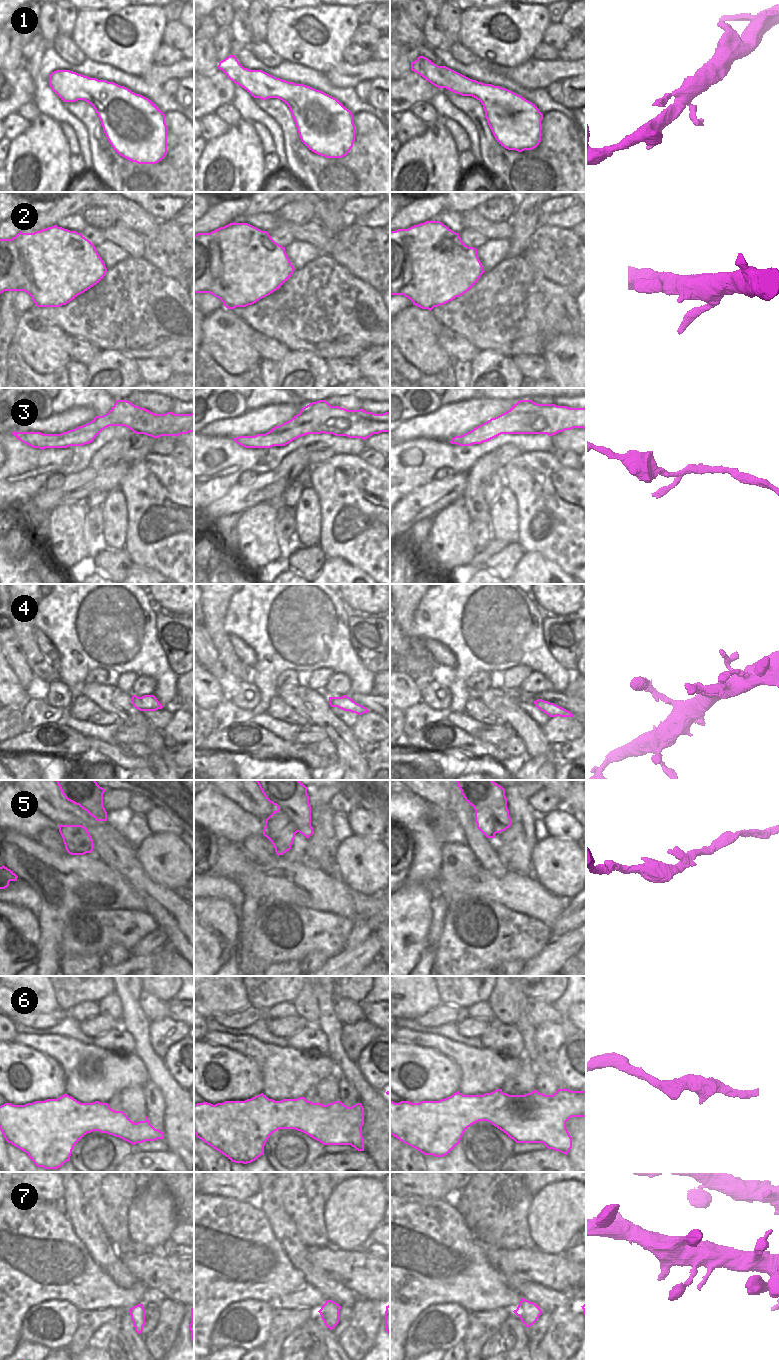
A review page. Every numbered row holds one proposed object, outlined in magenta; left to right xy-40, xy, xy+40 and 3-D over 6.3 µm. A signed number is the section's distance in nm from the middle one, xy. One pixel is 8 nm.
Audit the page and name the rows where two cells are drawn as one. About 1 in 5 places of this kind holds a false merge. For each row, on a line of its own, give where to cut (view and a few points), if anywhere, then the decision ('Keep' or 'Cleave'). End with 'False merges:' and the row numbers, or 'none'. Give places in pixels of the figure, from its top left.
1: No split. Keep
2: No split. Keep
3: No split. Keep
4: No split. Keep
5: No split. Keep
6: No split. Keep
7: No split. Keep
False merges: none.

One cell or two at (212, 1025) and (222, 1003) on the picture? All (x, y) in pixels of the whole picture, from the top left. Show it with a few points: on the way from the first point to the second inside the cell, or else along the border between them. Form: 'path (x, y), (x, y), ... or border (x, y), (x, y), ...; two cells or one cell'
border (206, 1018), (213, 1019); two cells

